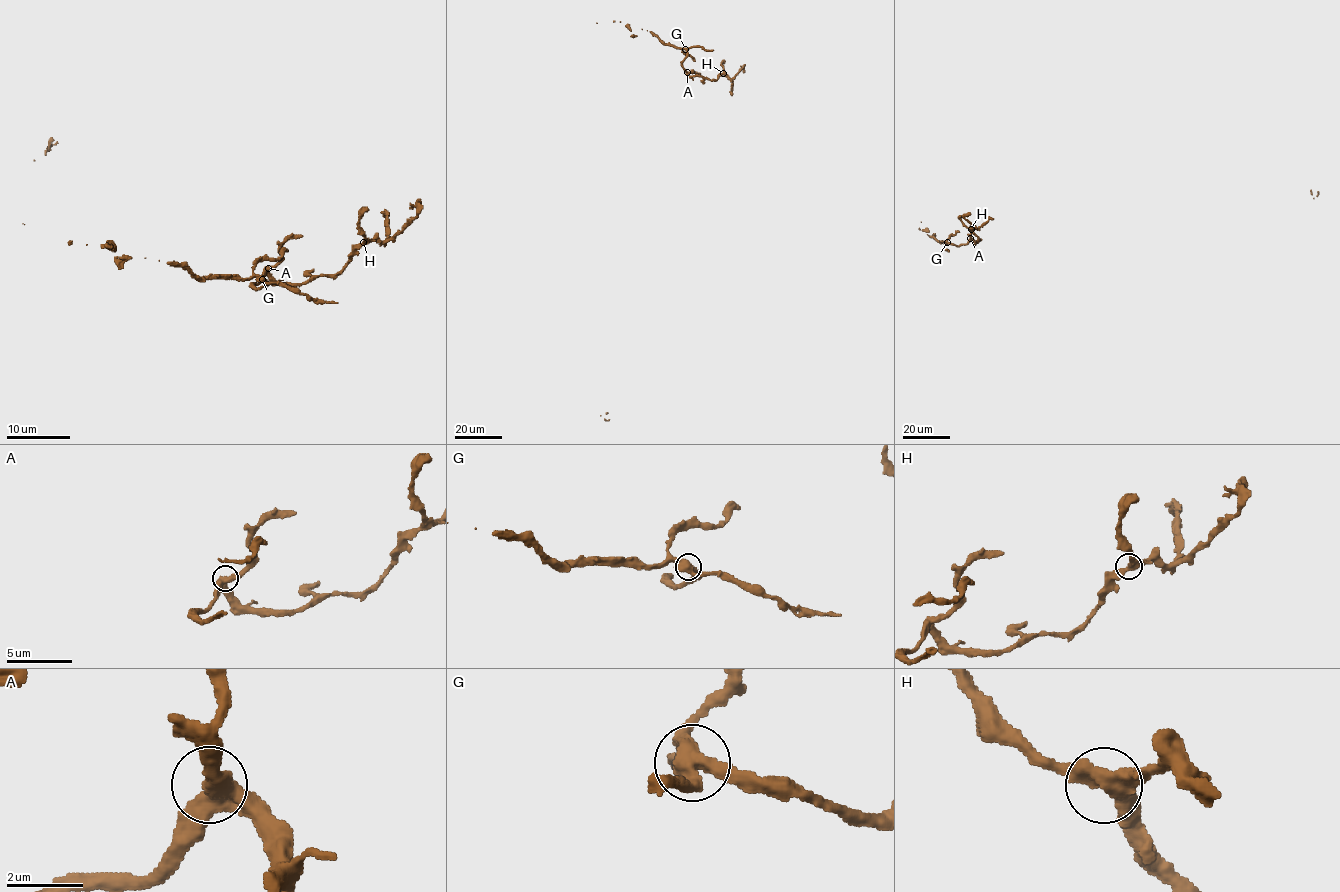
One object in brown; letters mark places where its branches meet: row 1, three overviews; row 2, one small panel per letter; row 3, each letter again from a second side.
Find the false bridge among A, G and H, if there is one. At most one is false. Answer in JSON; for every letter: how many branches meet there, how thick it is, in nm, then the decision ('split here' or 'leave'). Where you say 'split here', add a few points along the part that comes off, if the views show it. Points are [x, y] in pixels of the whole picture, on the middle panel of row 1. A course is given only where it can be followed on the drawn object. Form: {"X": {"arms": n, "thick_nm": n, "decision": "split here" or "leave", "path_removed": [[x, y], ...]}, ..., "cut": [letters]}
{"A": {"arms": 3, "thick_nm": 480, "decision": "leave"}, "G": {"arms": 3, "thick_nm": 440, "decision": "leave"}, "H": {"arms": 3, "thick_nm": 440, "decision": "leave"}, "cut": []}

